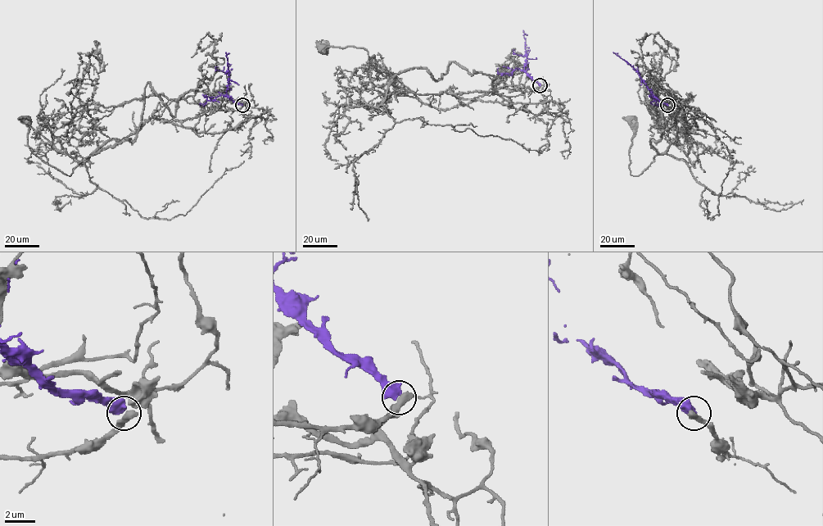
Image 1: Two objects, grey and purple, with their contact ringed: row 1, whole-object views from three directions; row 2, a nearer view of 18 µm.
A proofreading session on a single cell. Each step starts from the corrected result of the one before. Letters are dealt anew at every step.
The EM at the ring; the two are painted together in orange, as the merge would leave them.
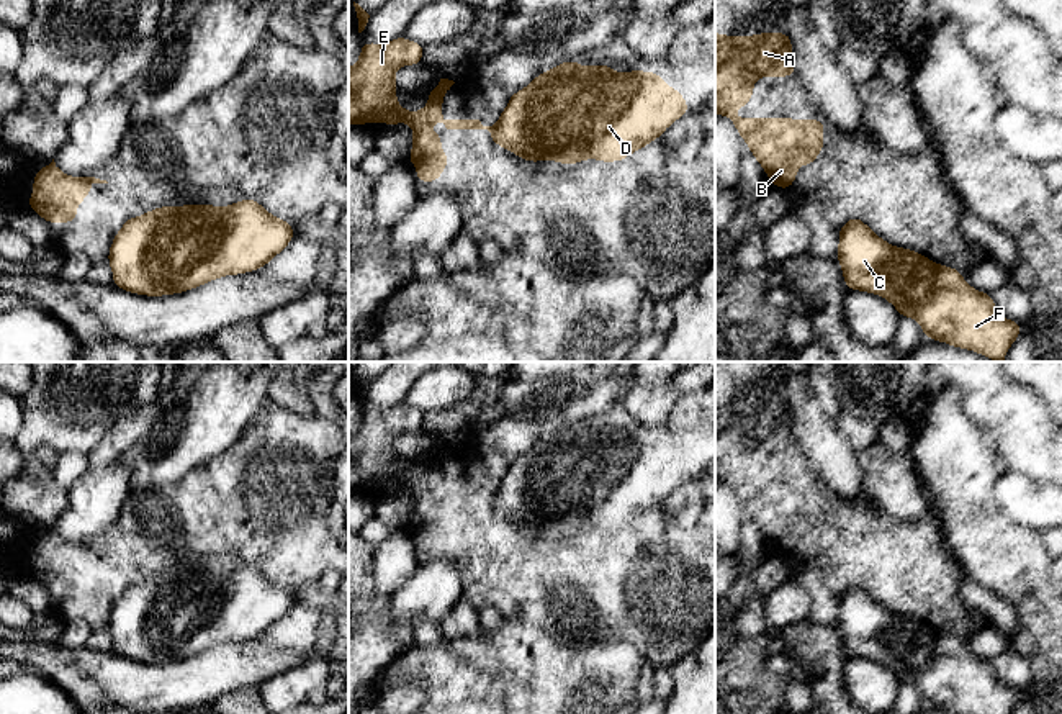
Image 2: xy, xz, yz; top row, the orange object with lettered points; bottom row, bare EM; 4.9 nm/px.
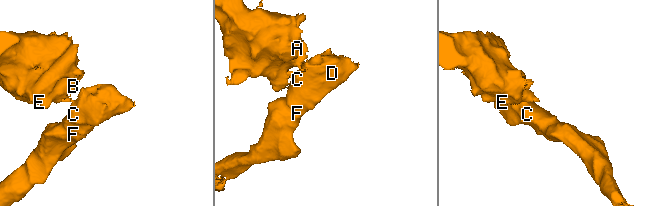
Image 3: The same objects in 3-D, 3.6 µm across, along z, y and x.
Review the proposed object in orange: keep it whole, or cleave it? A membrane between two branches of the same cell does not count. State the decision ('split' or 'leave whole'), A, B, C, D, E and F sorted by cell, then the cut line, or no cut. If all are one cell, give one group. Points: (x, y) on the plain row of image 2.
split; A B E / C D F; cut in xz along (494, 493), (491, 508)

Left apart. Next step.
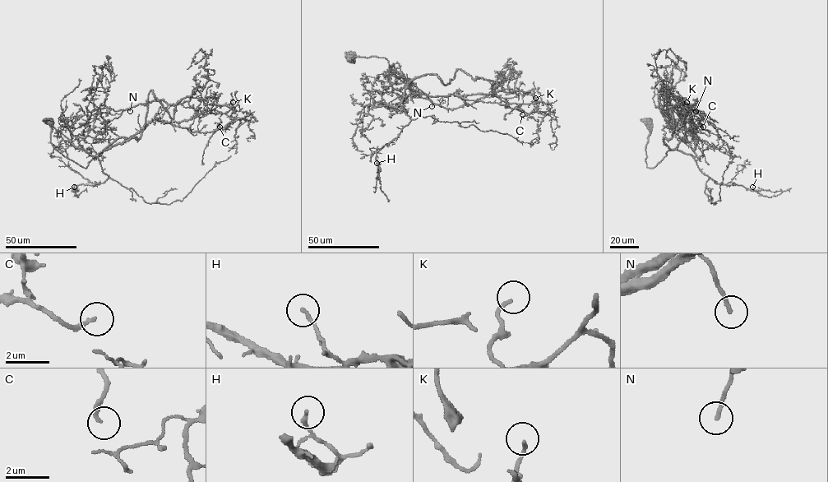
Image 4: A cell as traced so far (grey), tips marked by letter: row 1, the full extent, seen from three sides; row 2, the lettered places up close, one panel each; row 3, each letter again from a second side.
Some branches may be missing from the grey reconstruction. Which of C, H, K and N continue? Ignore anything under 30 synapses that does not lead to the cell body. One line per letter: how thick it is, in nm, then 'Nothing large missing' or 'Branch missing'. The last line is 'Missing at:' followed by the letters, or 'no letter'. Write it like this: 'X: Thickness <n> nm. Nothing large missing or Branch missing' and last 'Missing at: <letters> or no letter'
C: Thickness 180 nm. Nothing large missing
H: Thickness 160 nm. Nothing large missing
K: Thickness 140 nm. Nothing large missing
N: Thickness 170 nm. Branch missing
Missing at: N

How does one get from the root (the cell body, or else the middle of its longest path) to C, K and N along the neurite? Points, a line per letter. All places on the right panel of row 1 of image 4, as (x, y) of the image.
C: (648, 122), (645, 162), (650, 168), (685, 138), (685, 119), (691, 132), (696, 126), (703, 127)
K: (648, 122), (645, 162), (652, 168), (685, 138), (684, 121), (695, 106), (679, 98), (682, 107), (686, 102)
N: (648, 122), (645, 162), (652, 168), (686, 139), (690, 132), (682, 118), (688, 109), (696, 111)

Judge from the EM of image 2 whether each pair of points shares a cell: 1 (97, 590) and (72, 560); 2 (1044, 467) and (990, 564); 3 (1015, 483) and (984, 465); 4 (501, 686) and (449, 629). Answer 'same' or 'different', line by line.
1: same
2: different
3: different
4: different

